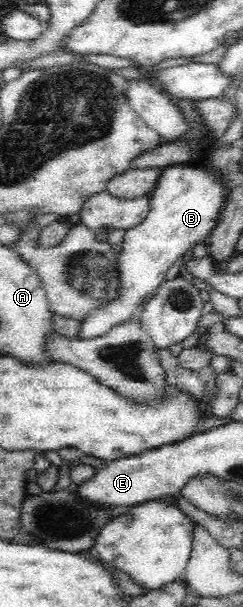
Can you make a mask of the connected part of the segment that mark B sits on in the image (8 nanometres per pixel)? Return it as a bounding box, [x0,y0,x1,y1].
[78,164,226,340]

